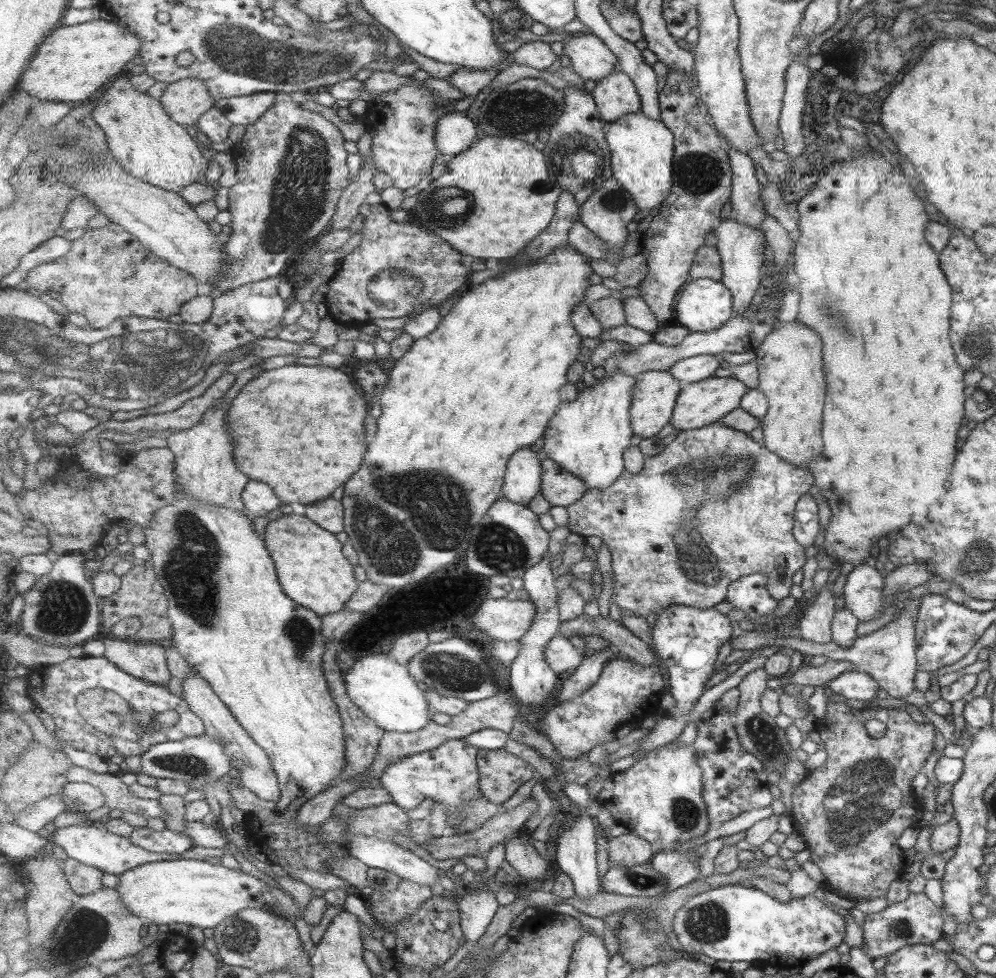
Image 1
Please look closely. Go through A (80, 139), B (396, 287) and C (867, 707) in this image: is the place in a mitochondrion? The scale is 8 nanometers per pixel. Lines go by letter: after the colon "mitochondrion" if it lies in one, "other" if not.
A: mitochondrion
B: mitochondrion
C: other

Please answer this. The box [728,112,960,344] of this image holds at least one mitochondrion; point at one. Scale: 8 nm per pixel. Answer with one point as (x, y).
(826, 309)

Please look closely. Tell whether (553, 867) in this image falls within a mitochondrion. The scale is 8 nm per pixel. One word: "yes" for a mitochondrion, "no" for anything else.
no

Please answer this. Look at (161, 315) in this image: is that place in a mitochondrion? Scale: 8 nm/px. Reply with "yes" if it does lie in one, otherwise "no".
yes

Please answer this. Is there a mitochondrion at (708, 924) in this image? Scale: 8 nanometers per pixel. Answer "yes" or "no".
yes

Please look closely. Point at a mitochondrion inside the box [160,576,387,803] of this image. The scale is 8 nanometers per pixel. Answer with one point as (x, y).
(299, 632)

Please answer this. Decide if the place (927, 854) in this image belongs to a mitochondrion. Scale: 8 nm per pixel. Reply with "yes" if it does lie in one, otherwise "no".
no

